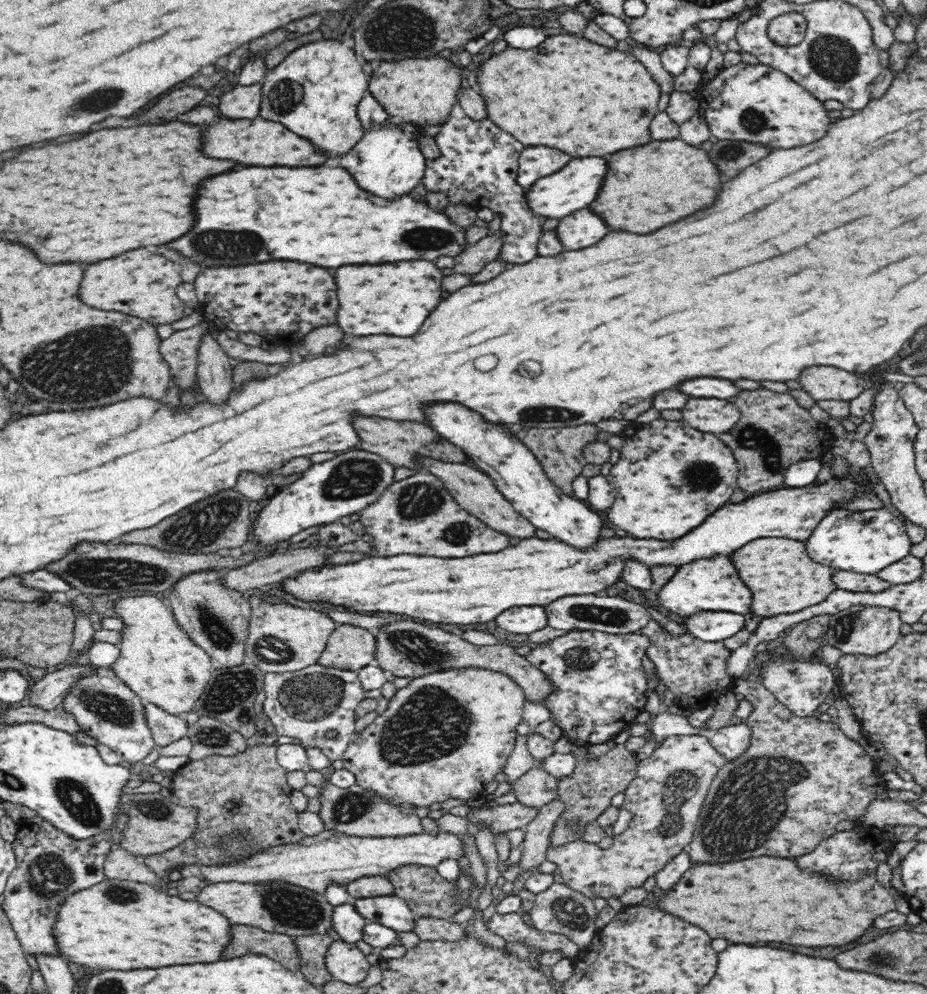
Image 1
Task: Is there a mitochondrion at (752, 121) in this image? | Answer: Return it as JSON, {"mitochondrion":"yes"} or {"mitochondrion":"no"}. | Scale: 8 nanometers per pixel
{"mitochondrion":"yes"}

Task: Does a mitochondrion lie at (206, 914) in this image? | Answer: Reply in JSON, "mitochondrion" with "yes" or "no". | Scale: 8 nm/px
{"mitochondrion":"no"}

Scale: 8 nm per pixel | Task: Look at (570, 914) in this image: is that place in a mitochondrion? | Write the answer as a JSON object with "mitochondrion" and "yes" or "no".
{"mitochondrion":"yes"}

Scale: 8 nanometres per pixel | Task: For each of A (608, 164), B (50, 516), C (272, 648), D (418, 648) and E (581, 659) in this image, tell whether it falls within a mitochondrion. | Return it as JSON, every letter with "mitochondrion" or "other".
{"A":"other","B":"other","C":"mitochondrion","D":"mitochondrion","E":"mitochondrion"}

